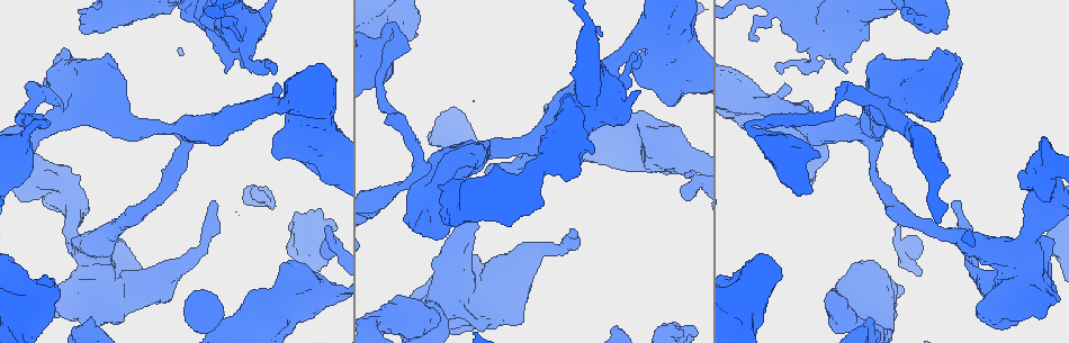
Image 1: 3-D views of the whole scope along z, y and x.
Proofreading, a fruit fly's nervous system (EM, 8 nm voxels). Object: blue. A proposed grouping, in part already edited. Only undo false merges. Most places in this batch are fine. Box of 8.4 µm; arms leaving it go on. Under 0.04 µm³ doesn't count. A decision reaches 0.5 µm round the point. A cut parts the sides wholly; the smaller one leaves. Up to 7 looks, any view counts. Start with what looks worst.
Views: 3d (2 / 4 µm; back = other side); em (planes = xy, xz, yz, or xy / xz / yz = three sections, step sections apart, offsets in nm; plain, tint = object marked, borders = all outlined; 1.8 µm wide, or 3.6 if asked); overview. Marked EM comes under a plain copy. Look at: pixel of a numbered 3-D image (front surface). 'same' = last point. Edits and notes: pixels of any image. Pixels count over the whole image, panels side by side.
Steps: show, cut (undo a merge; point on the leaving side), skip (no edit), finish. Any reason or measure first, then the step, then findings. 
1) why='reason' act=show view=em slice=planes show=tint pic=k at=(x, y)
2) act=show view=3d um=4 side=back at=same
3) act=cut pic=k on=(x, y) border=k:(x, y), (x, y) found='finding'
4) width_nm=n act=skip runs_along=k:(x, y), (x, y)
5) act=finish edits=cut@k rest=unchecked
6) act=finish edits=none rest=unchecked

why='sudden change in width' act=show view=em um=3.6 slice=xz step=8 show=tint pic=1 at=(740, 322)

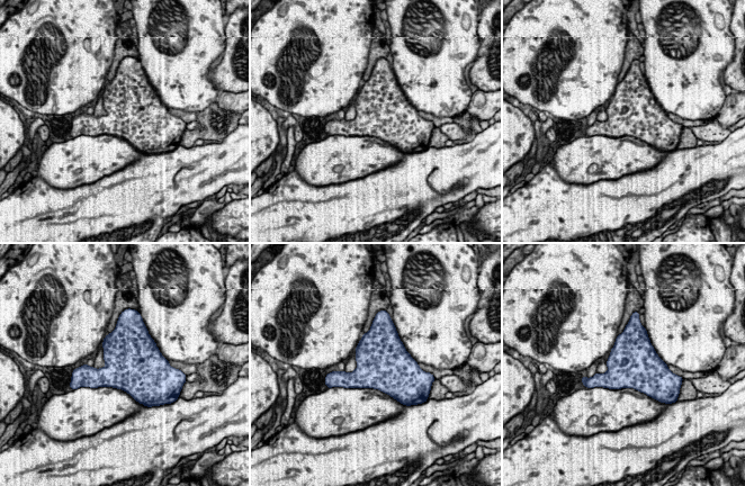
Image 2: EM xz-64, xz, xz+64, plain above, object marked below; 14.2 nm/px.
act=skip found='continuous, no second neuron'

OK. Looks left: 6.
why='small branch off a trunk' act=show view=em slice=planes show=tint pic=1 at=(1040, 172)

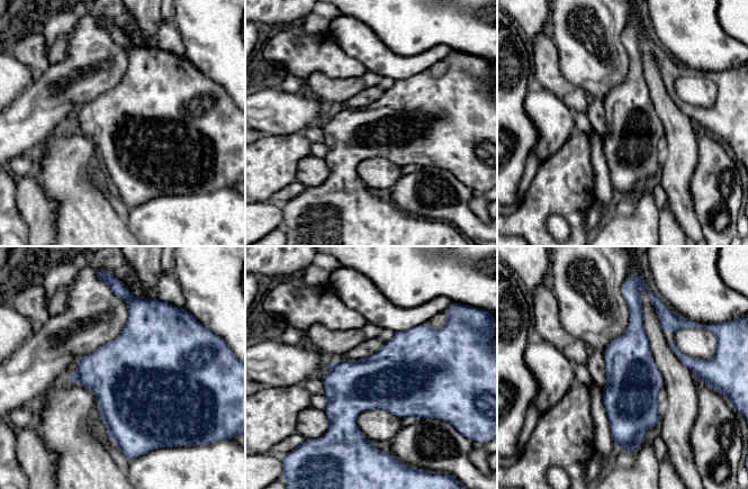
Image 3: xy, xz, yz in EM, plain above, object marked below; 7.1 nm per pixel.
act=skip found='all the same neuron'

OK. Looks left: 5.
why='touches itself' act=show view=3d um=4 pic=1 at=(922, 87)

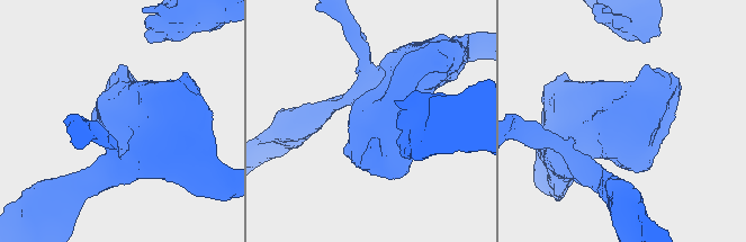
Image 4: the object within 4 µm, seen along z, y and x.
why='shape alone is not enough' act=show view=em slice=planes show=tint pic=4 at=(128, 121)

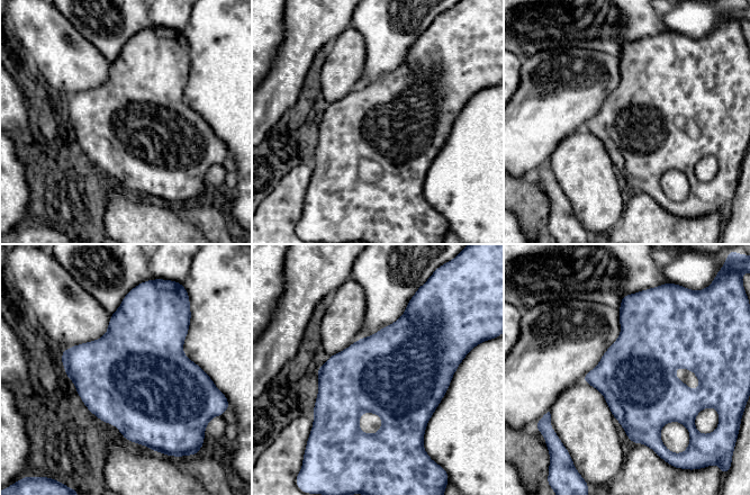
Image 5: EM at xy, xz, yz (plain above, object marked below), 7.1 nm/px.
act=skip found='all the same neuron'

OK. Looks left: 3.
act=finish edits=none rest=unchecked

